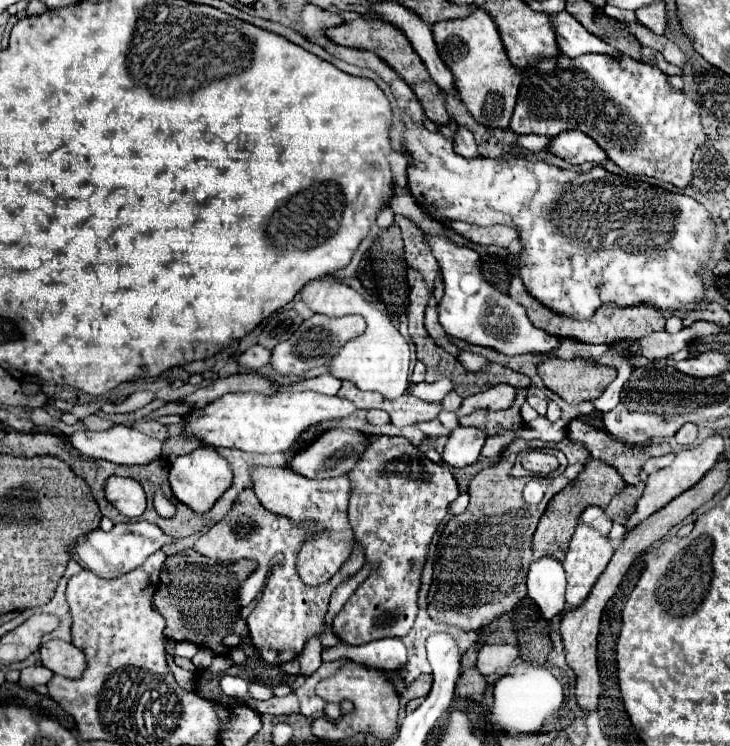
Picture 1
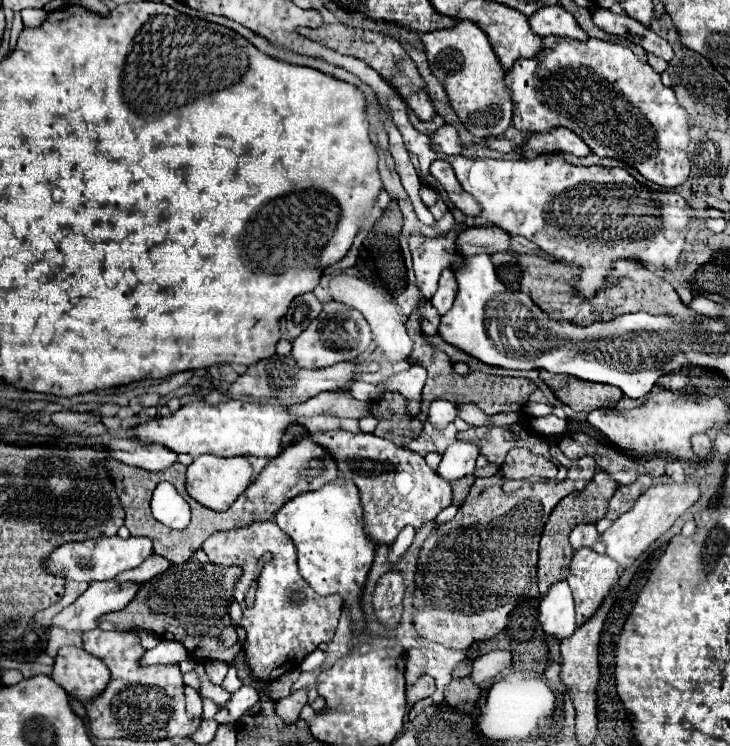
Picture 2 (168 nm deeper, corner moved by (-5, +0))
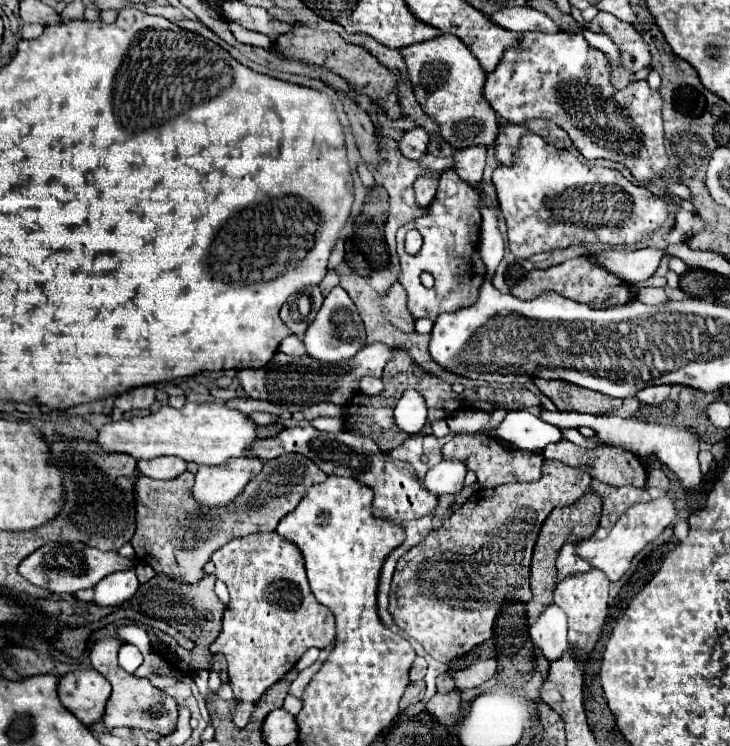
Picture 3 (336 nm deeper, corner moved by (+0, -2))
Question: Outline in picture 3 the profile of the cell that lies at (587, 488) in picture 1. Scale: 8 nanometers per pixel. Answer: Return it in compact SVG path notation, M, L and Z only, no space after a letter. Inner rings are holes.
M587 492L573 506L553 510L553 514L549 514L549 518L543 522L537 544L535 544L535 552L533 552L533 562L531 562L531 592L533 592L533 598L527 602L529 626L533 626L533 622L537 622L541 612L553 602L553 588L557 584L555 560L557 560L557 554L559 554L561 546L567 544L567 542L577 544L581 540L591 538L593 532L599 526L599 518L601 518L601 498L593 492Z

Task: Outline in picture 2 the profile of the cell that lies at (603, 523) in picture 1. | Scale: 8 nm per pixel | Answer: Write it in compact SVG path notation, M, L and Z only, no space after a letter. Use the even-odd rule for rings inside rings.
M578 524L572 534L570 534L570 544L572 548L582 548L582 546L588 546L588 548L594 548L598 554L604 554L606 552L606 544L600 540L600 532L596 530L596 524Z

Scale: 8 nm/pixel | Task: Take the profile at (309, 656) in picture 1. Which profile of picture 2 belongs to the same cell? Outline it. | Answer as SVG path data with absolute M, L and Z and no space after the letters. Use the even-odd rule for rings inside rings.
M308 688L292 692L290 696L276 702L276 714L286 722L296 722L300 708L308 702Z

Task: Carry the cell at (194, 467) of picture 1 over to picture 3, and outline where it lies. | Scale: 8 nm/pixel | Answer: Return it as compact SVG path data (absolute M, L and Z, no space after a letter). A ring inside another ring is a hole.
M255 456L229 458L221 466L201 466L195 476L193 496L207 506L225 506L261 468L263 460Z

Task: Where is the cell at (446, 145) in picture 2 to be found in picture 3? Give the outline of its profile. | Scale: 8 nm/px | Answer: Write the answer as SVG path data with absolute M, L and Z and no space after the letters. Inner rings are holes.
M413 128L403 134L403 138L397 142L397 148L407 158L421 158L427 152L427 144L429 144L429 134L421 128Z

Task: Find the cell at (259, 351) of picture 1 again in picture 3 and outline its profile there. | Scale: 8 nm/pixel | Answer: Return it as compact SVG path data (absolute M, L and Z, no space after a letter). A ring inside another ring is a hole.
M293 334L293 336L289 336L289 338L285 338L285 340L281 342L279 352L291 354L291 356L303 356L303 354L307 354L303 340L301 340L299 336L295 336L295 334Z

